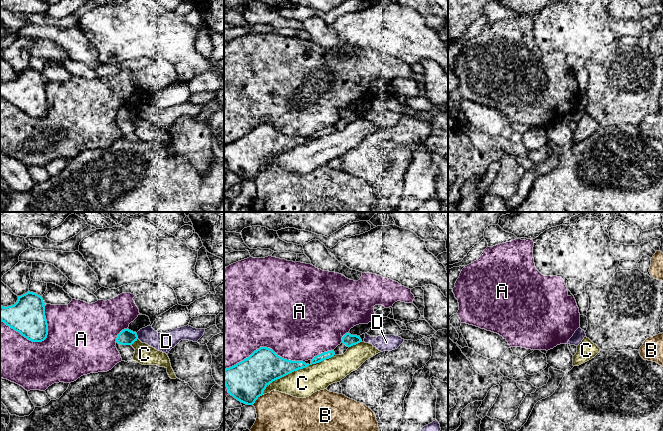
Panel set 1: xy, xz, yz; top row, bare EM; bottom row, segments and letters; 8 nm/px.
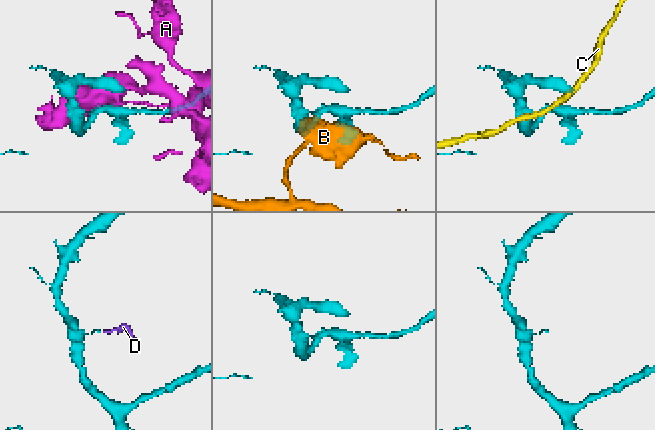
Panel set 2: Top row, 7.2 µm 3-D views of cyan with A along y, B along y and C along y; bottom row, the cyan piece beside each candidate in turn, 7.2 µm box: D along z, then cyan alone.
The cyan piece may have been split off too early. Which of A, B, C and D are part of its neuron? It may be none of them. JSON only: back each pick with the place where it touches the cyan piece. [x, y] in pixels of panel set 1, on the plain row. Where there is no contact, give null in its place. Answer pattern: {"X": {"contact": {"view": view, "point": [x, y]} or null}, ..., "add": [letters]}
{"add": []}

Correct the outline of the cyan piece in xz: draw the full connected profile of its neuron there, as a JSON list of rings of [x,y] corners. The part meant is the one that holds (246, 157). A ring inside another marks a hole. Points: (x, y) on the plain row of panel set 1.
[[[260,123],[248,134],[224,146],[224,160],[229,171],[253,181],[270,159],[308,142],[303,137],[287,136],[270,124]]]

